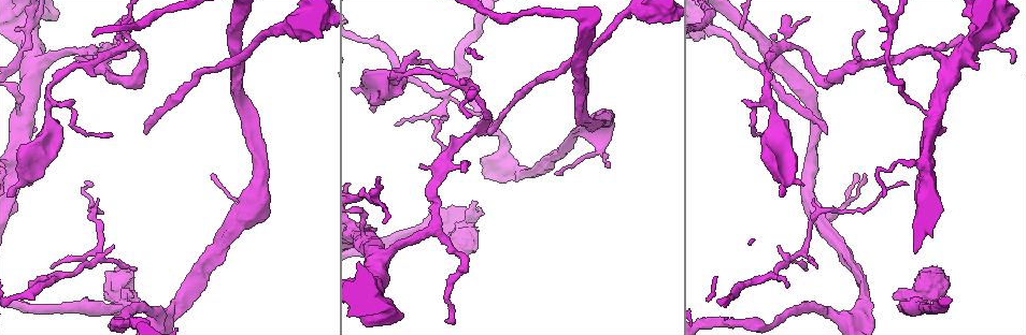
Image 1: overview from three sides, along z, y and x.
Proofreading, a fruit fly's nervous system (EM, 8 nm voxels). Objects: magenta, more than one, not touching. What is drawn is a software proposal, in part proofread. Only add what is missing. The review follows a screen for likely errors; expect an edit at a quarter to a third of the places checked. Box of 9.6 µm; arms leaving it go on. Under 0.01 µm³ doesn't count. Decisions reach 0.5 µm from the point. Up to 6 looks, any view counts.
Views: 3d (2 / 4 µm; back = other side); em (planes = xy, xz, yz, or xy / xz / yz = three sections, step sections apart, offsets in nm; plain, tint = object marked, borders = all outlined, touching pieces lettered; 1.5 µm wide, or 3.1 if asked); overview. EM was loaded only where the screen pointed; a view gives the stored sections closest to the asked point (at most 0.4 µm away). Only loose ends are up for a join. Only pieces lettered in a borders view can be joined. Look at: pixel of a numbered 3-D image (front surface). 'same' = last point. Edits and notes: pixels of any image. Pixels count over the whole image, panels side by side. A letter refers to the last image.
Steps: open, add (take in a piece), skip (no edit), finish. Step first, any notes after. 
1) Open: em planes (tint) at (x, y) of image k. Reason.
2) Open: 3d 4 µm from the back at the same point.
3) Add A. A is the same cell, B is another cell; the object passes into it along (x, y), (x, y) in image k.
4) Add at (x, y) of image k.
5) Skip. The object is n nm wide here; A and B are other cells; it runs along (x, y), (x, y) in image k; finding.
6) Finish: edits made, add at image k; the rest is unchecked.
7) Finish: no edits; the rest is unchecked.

Open: em planes (borders) at (906, 185) of image 1. An open end.

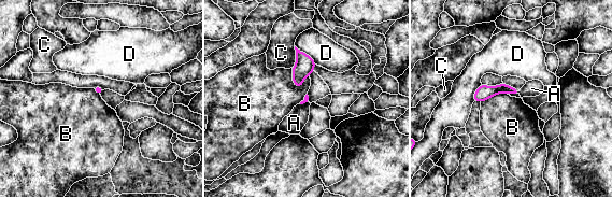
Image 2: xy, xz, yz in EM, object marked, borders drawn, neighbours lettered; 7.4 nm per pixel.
Add A. A is the same cell, B, C and D are other cells; the object passes into it along (485, 93), (518, 93), (531, 88) in image 2; it goes on there.

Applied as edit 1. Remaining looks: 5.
Open: overview.

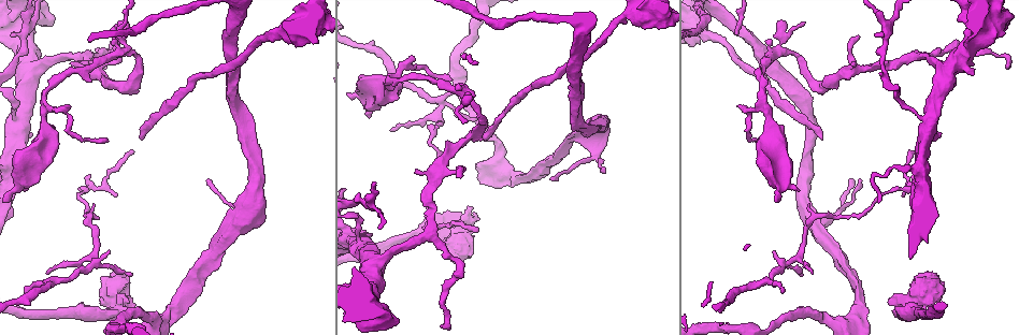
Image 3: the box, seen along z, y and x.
Open: em planes (borders) at (370, 116) of image 3.

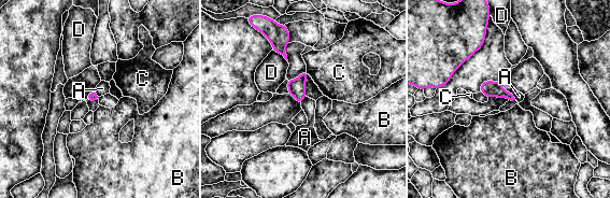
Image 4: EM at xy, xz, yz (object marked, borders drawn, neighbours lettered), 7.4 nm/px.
Skip. A, B, C and D are other cells; a border runs along (499, 82), (515, 99) in image 4; no lettered piece goes on from it.

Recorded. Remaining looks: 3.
Open: 3d 4 µm at (90, 80) of image 3. Branch stops here.

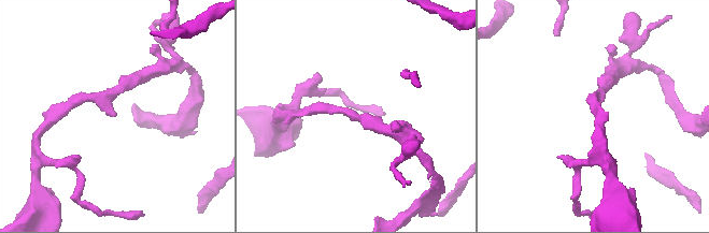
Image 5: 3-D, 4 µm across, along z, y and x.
Open: em yz step 4 (borders) at (114, 116) of image 5. The arms are 170, 240 nm wide.

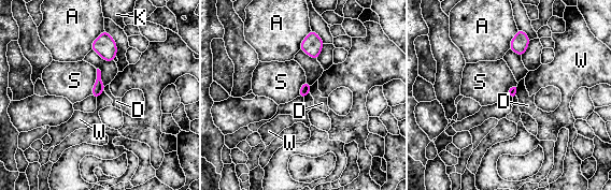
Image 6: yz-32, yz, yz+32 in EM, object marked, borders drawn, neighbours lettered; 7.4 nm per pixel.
Skip. A, D, K, S and W are other cells; no lettered piece goes on from it.

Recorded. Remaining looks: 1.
Finish: edits made, add at image 2; the rest is unchecked.

